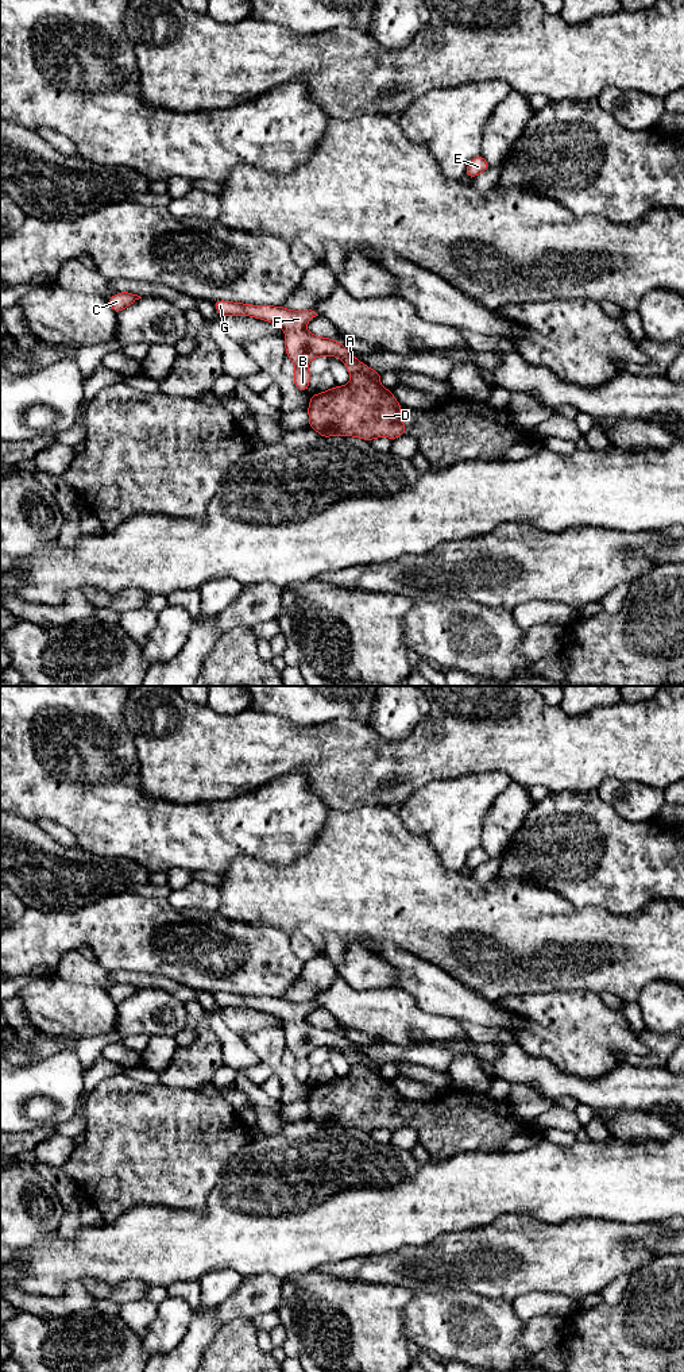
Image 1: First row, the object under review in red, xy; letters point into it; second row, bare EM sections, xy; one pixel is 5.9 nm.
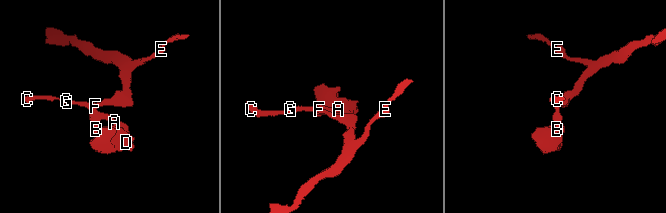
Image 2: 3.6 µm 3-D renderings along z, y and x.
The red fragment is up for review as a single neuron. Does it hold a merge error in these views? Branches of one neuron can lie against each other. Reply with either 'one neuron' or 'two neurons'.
two neurons

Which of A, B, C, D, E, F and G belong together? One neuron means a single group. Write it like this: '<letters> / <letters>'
A B C E F G / D

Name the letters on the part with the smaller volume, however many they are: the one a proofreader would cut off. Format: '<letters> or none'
D

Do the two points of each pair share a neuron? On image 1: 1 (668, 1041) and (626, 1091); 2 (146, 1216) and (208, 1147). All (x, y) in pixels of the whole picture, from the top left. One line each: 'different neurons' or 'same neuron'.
1: different neurons
2: different neurons

